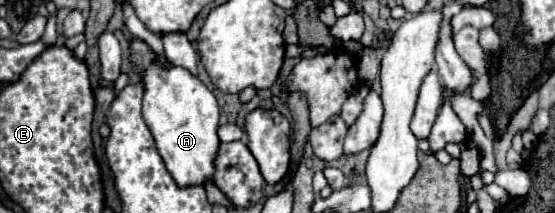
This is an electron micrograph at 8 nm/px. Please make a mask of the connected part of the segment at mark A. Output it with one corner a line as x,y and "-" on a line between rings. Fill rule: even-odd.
133,36
129,40
129,58
131,58
131,64
133,64
135,72
141,78
141,84
143,84
143,118
145,118
145,122
147,122
147,126
157,142
157,150
163,156
173,180
181,186
201,184
205,180
213,180
215,154
219,148
219,138
217,138
219,106
217,106
213,92
197,76
193,76
189,70
185,70
181,66
173,66
173,64
163,66
157,60
157,54
151,50
151,46
137,36

